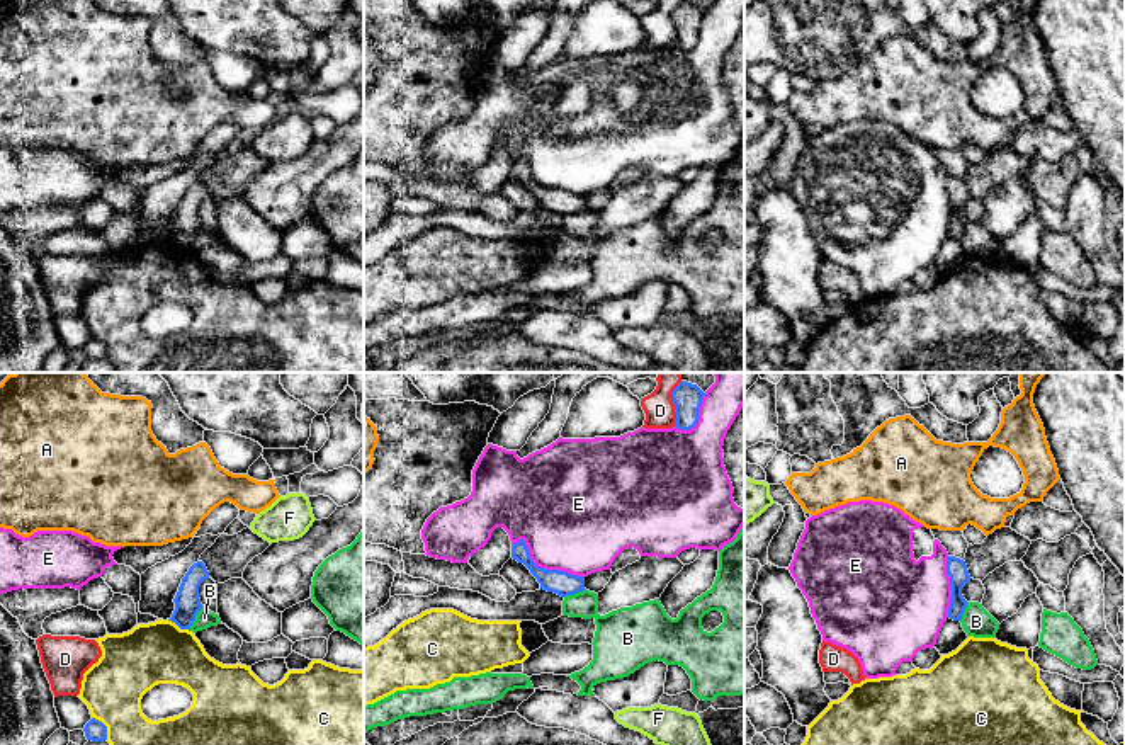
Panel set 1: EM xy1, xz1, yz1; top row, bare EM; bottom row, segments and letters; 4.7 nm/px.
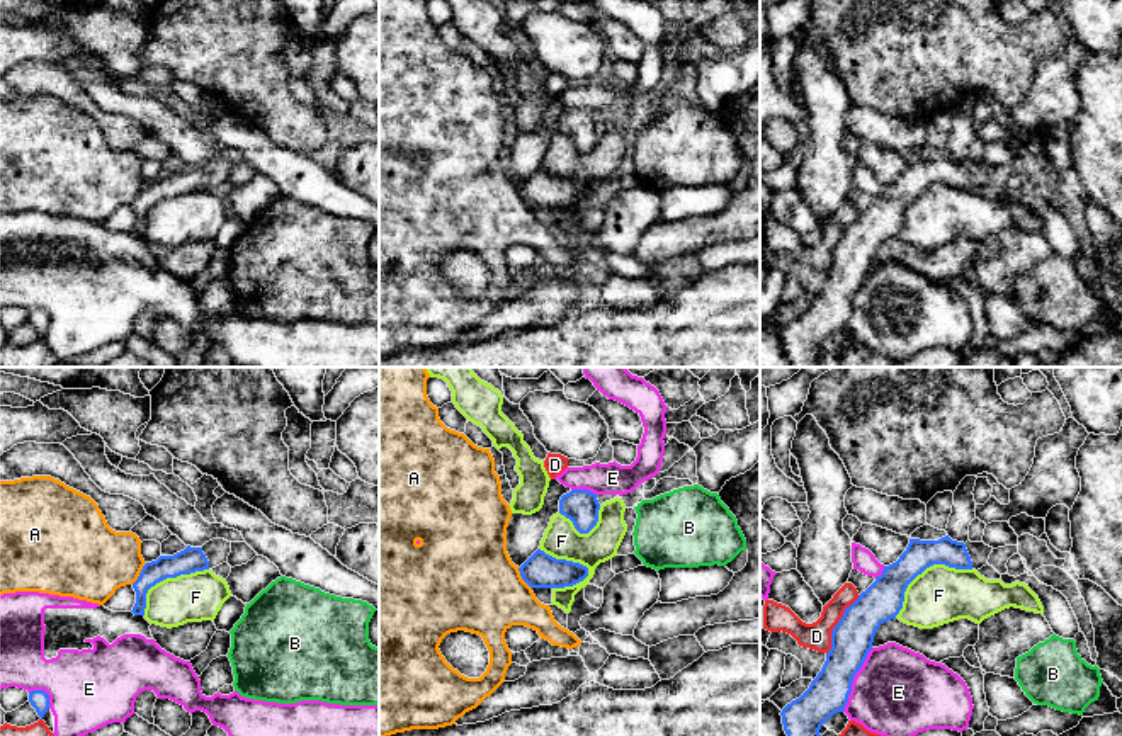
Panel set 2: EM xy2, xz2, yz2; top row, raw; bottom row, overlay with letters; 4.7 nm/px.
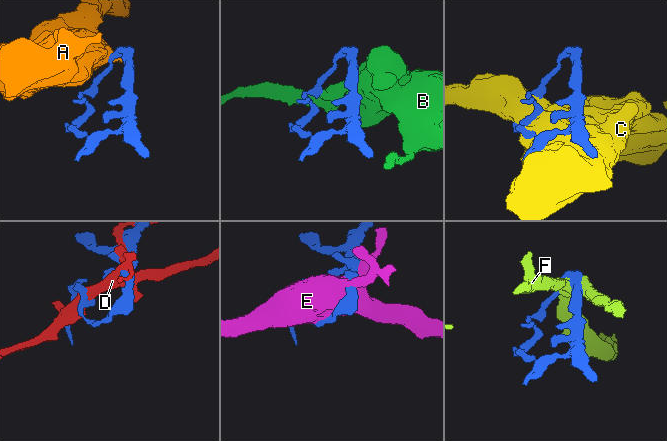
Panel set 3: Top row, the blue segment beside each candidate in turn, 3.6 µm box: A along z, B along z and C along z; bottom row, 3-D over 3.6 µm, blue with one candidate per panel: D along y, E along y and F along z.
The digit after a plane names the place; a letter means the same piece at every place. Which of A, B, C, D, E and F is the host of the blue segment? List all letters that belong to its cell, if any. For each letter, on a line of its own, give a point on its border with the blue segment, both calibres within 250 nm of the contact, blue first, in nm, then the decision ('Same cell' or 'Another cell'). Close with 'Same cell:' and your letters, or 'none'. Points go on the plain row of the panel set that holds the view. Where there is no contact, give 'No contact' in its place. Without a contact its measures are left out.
A: Touches blue at xy2 (140, 192). Thickness 120 nm (blue) against 360 nm. Another cell
B: Touches blue at xy1 (194, 237). Thickness 120 nm (blue) against 90 nm. Another cell
C: Touches blue at xy1 (106, 346). Thickness 100 nm (blue) against 300 nm. Another cell
D: Touches blue at yz2 (835, 245). Thickness 200 nm (blue) against 130 nm. Another cell
E: Touches blue at xz1 (542, 187). Thickness 120 nm (blue) against 460 nm. Another cell
F: Touches blue at yz2 (923, 189). Thickness 190 nm (blue) against 280 nm. Another cell
Same cell: none

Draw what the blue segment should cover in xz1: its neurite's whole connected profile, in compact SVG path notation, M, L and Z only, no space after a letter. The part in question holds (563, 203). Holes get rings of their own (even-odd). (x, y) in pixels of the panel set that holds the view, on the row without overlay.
M523 158L513 163L512 177L517 179L518 182L523 182L530 189L530 192L537 197L537 201L540 202L540 208L547 211L554 211L561 216L568 216L568 214L574 214L578 211L586 209L585 196L537 185L530 177L530 170Z

